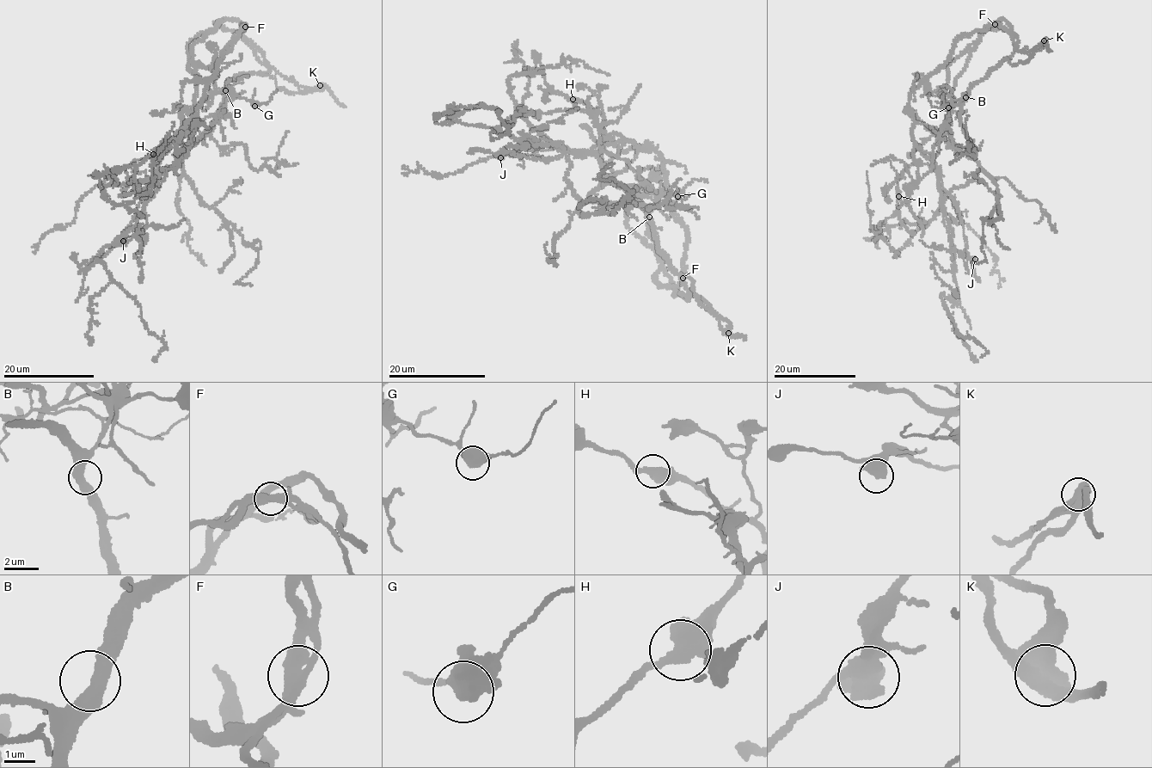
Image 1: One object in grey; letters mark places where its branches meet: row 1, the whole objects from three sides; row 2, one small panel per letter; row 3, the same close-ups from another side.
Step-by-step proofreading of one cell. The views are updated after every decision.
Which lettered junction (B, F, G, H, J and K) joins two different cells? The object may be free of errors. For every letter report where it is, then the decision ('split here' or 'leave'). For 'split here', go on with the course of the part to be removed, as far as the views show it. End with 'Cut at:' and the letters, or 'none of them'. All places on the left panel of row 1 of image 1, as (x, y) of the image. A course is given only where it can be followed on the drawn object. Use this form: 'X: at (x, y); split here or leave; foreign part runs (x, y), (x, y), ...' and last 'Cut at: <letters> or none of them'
B: at (225, 90); leave
F: at (245, 27); leave
G: at (254, 106); leave
H: at (153, 154); leave
J: at (123, 241); leave
K: at (320, 85); split here; foreign part runs (319, 85), (262, 63), (242, 25), (154, 158), (143, 213), (86, 272), (102, 263), (142, 310), (156, 359)
Cut at: K

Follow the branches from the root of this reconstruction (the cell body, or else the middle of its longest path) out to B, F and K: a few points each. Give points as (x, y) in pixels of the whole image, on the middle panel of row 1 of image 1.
B: (570, 168), (566, 181), (582, 202), (594, 199), (619, 204), (639, 202), (649, 217)
F: (570, 168), (566, 181), (582, 202), (639, 202), (656, 247), (689, 291), (684, 296), (675, 290), (683, 278)
K: (570, 168), (566, 181), (582, 202), (633, 201), (644, 207), (668, 266), (689, 291), (708, 305), (727, 333)

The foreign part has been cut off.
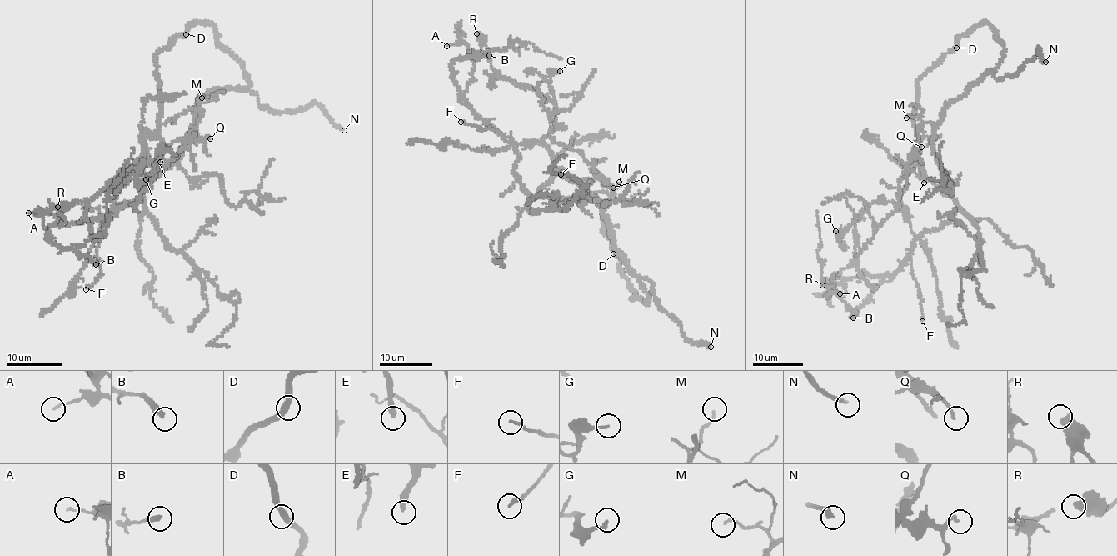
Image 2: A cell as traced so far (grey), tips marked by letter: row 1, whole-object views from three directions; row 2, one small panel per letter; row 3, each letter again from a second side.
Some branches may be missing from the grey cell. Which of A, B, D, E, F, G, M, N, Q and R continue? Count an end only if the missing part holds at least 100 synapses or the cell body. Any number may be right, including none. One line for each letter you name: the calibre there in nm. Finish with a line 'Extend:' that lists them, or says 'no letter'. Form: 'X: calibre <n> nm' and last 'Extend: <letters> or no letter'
E: calibre 300 nm
N: calibre 320 nm
Extend: E, N

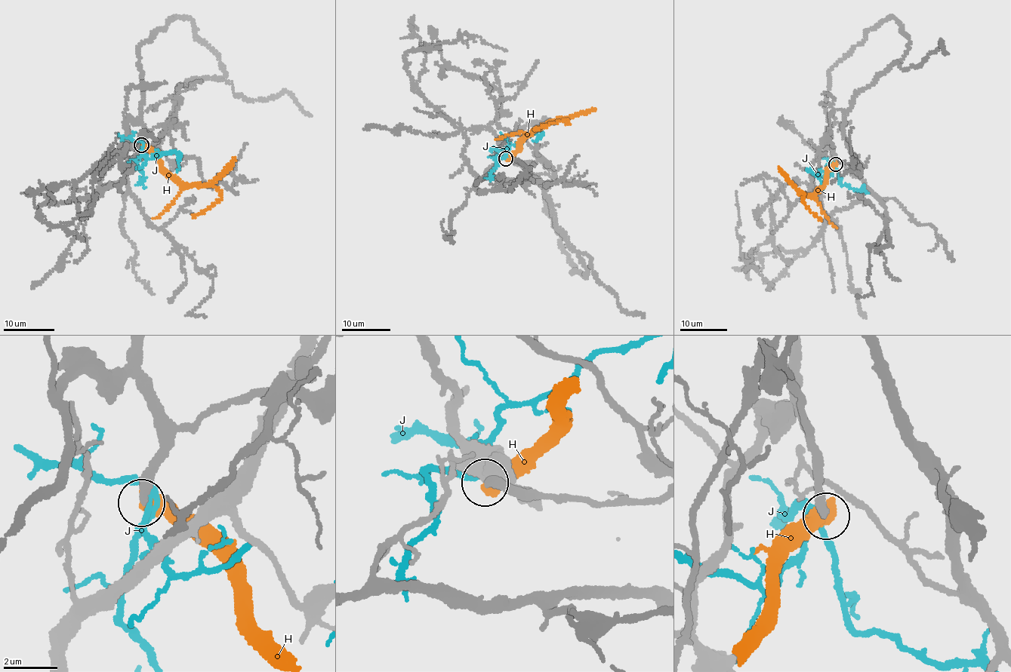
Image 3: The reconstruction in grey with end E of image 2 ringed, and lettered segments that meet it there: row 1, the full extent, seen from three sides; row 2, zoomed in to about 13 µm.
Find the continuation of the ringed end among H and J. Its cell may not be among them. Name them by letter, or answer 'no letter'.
no letter

